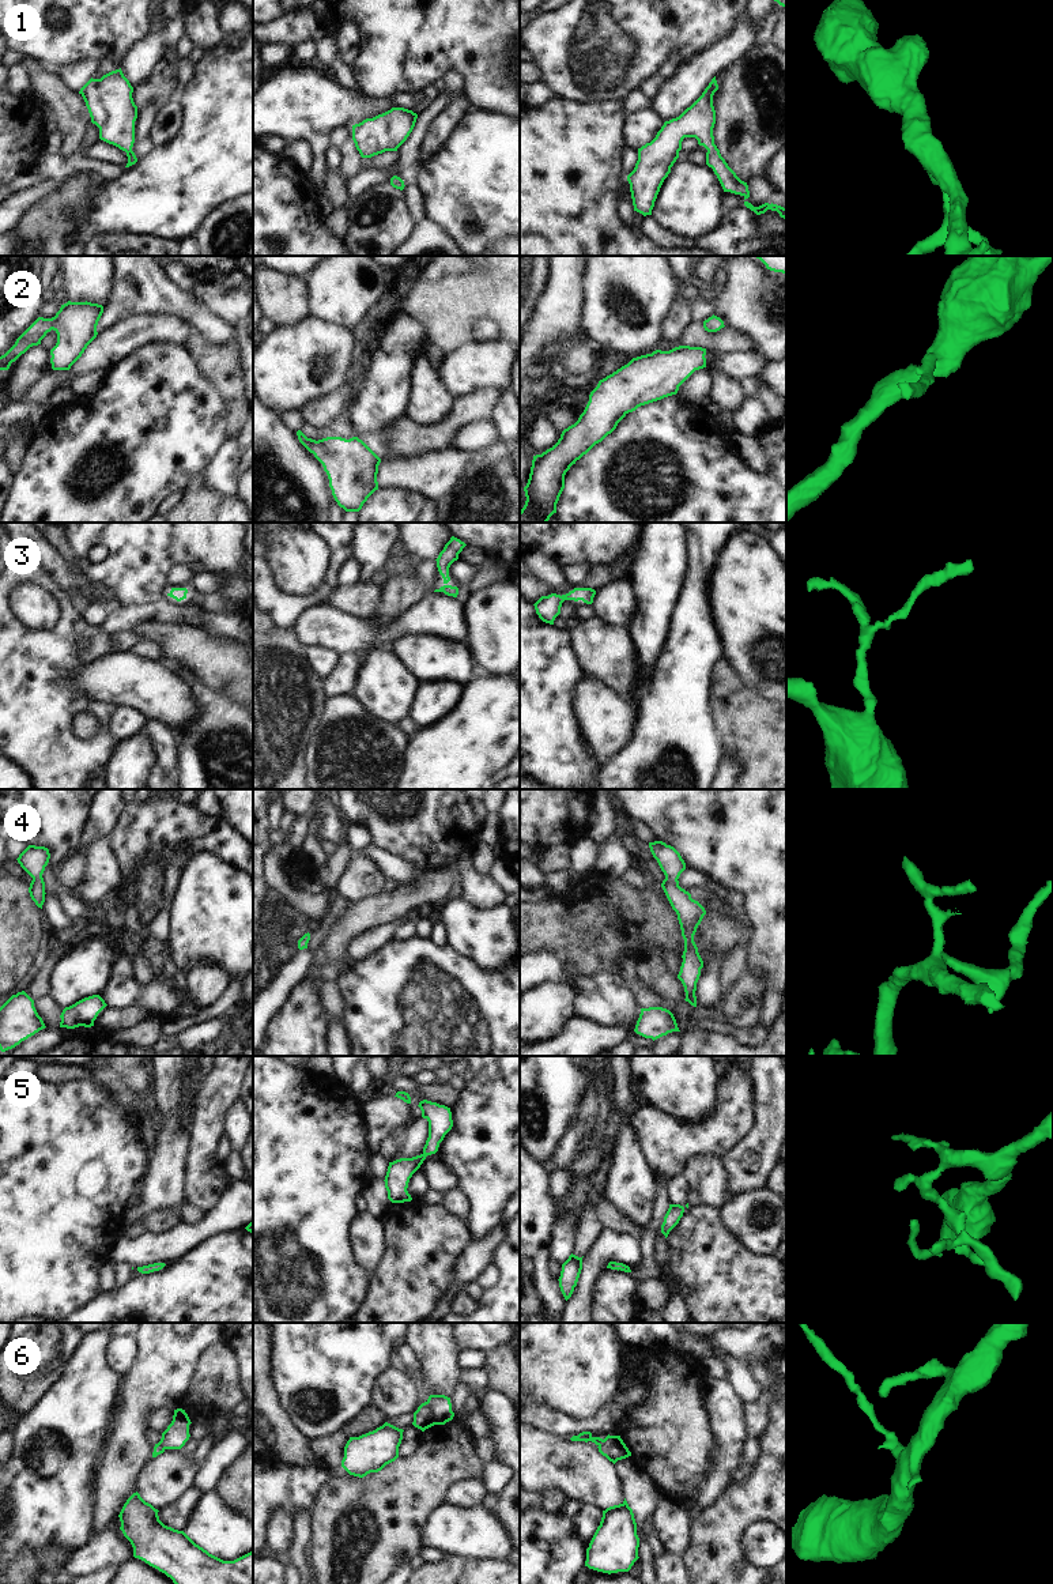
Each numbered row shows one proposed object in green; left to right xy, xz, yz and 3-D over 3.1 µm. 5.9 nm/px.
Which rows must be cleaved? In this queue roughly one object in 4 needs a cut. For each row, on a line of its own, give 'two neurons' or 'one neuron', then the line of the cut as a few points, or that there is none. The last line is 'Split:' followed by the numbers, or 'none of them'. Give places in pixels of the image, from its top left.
1: one neuron; no cut
2: one neuron; no cut
3: one neuron; no cut
4: one neuron; no cut
5: one neuron; no cut
6: two neurons; cut in xz along (426, 1402), (436, 1424)
Split: 6

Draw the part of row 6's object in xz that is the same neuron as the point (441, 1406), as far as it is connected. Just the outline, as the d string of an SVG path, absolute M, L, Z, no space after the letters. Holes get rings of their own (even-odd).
M430 1395L427 1403L431 1407L435 1425L445 1425L453 1419L454 1413L452 1411L450 1398L445 1395Z

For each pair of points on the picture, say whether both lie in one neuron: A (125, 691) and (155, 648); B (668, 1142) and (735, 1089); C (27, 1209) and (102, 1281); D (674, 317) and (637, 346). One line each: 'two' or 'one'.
A: two
B: one
C: two
D: two

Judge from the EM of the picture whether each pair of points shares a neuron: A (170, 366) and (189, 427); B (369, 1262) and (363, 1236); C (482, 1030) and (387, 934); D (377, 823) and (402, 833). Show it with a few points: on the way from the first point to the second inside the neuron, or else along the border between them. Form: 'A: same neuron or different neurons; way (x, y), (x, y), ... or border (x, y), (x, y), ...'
A: same neuron; way (170, 381), (170, 403), (174, 407), (174, 413)
B: same neuron; way (368, 1255), (368, 1243)
C: different neurons; border (392, 938), (365, 957)
D: same neuron; way (382, 823), (396, 828)

